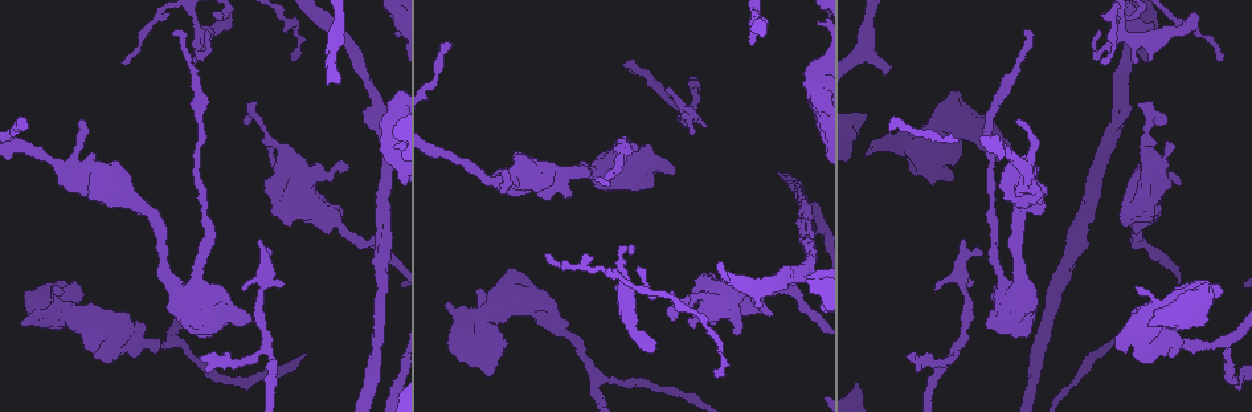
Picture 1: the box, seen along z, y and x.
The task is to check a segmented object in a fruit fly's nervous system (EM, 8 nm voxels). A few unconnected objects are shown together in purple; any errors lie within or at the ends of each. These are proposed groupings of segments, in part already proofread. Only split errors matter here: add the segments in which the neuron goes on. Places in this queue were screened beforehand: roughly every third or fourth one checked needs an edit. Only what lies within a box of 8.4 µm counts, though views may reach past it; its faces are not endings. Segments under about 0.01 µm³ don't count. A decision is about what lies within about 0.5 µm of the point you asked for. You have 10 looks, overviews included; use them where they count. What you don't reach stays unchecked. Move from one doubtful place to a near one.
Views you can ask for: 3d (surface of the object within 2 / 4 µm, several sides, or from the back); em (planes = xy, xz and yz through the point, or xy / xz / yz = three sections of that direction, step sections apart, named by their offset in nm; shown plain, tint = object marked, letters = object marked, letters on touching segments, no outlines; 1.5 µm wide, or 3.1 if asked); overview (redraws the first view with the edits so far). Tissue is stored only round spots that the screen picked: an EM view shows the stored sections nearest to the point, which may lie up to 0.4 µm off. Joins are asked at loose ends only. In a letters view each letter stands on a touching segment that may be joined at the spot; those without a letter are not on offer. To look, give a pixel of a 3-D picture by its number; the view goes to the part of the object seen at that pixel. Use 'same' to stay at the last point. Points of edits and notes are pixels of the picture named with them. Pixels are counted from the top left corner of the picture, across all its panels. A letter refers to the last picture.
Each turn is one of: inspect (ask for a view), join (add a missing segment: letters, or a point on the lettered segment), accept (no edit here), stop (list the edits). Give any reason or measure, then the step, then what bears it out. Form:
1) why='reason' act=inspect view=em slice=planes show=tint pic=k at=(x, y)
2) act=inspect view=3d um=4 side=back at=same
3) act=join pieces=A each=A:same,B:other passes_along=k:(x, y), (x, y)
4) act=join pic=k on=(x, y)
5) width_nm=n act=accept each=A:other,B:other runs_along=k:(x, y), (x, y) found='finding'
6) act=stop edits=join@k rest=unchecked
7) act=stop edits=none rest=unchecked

why='branch stops here' act=inspect view=em slice=xy step=8 show=letters pic=1 at=(913, 357)

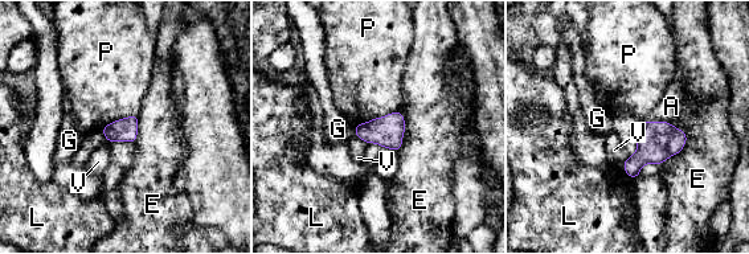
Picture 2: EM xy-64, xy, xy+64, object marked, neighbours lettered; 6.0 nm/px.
width_nm=140 act=accept each=A:other,E:other,G:other,L:other,P:other,V:other border=2:(398, 110), (355, 125) found='none of them fits'

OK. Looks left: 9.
why='an open end' act=inspect view=3d um=4 pic=1 at=(1156, 325)

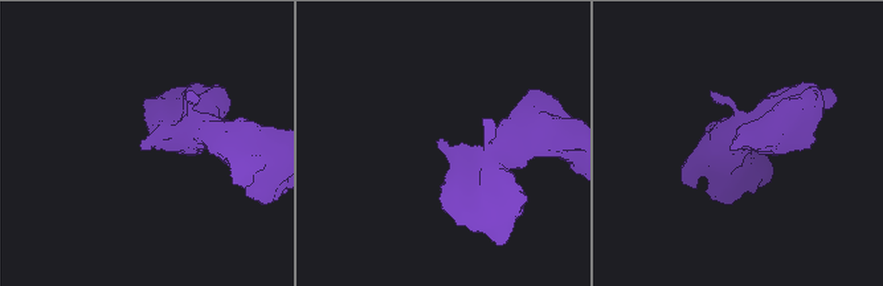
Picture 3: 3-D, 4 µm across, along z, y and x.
act=inspect view=em slice=planes show=letters pic=3 at=(735, 145)

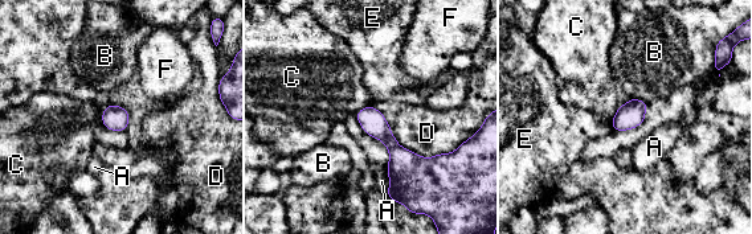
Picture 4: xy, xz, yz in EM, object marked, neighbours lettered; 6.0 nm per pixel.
longest_contact=D:440nm act=accept each=A:other,B:other,C:other,D:other,E:other,F:other found='none of them fits'

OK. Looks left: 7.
why='an open end' act=inspect view=3d um=2 pic=1 at=(1023, 33)

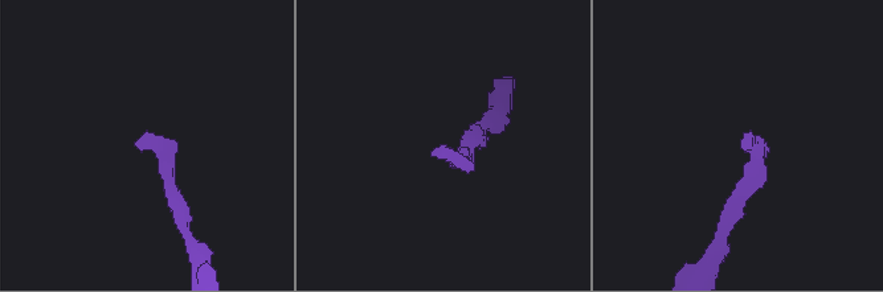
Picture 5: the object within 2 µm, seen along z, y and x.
act=inspect view=em slice=xy step=8 show=letters pic=5 at=(136, 144)

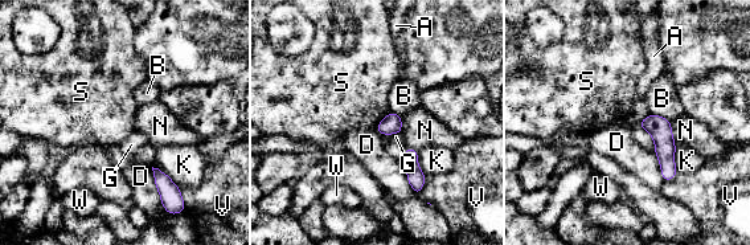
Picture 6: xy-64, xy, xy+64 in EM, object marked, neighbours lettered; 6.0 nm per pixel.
width_nm=120 act=accept each=A:other,B:other,D:other,G:other,K:other,N:other,S:other,V:other,W:other border=6:(390, 111), (374, 127) found='no lettered segment goes on from it'

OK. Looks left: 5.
why='tapers out' act=inspect view=em slice=yz step=4 show=tint pic=1 at=(769, 312)

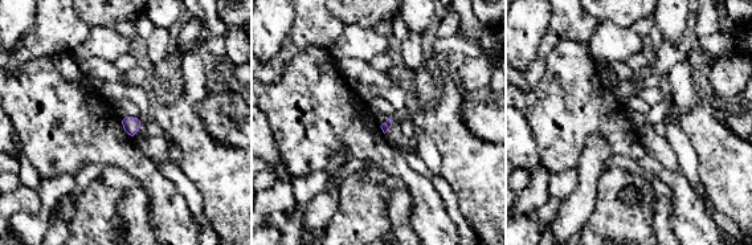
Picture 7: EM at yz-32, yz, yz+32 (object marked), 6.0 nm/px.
act=inspect view=em slice=planes show=letters at=same

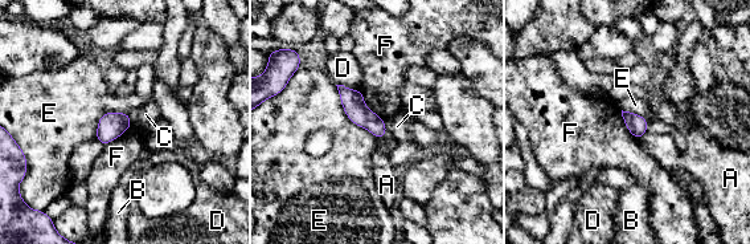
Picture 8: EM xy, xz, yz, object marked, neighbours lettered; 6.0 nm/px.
act=accept each=A:other,B:other,C:other,D:other,E:other,F:other runs_along=8:(341, 89), (378, 130), (378, 134) found='none of them fits'

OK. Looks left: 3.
act=stop edits=none rest=unchecked

